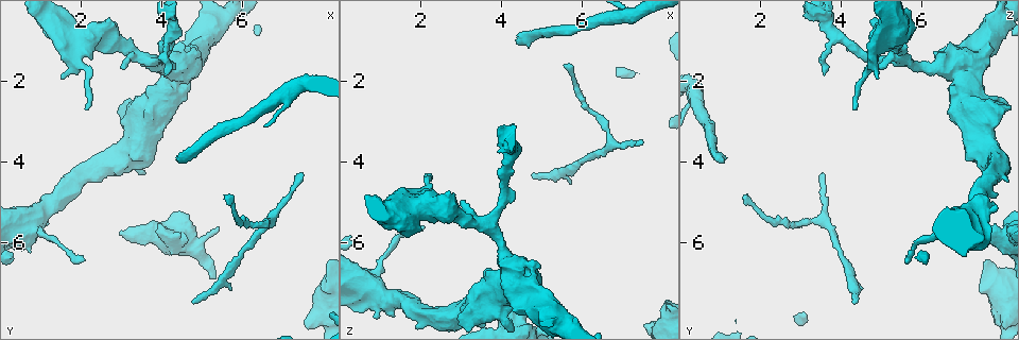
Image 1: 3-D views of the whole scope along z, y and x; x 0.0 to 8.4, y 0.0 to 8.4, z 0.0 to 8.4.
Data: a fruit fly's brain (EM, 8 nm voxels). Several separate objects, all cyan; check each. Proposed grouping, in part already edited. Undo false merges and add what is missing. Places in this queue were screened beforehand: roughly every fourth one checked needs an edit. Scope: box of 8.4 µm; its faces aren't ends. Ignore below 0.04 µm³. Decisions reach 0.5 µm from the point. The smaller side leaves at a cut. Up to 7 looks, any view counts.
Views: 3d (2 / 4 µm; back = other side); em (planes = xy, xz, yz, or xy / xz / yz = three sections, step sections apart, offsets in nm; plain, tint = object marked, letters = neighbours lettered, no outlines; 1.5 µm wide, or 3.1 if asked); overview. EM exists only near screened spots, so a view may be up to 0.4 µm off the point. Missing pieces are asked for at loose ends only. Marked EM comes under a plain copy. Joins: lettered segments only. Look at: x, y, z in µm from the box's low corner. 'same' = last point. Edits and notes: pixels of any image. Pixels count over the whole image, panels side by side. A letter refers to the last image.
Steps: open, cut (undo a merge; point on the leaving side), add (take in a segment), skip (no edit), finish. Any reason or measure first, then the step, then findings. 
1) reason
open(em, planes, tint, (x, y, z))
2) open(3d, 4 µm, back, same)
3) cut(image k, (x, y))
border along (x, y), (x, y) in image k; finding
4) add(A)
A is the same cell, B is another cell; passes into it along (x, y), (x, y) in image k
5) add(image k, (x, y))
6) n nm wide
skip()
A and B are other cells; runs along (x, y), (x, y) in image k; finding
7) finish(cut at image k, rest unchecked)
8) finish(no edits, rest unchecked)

branch point
open(em, yz, step 4, tint, (3.65, 1.50, 5.65))

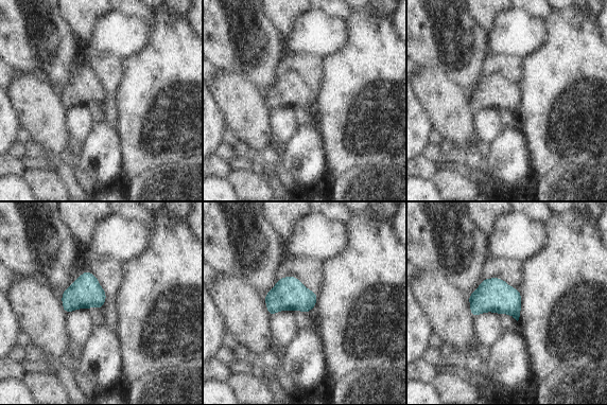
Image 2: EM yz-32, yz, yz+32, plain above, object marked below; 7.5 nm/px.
open(em, planes, letters, same)

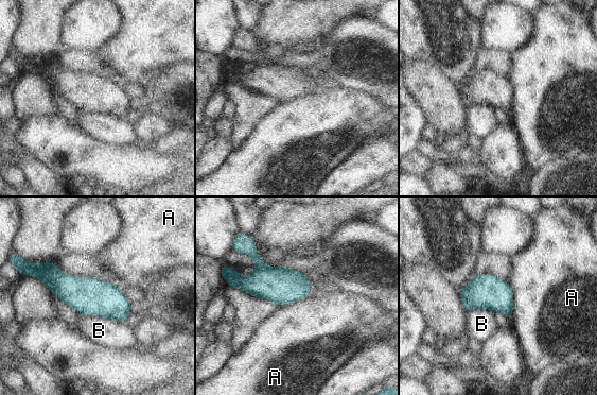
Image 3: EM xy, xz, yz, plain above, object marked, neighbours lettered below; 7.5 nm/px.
170 nm wide
skip()
A and B are other cells; border along (507, 281), (512, 291), (512, 318) in image 3; one cell here

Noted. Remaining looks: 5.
thin end
open(em, xz, step 4, letters, (2.20, 2.70, 4.35))

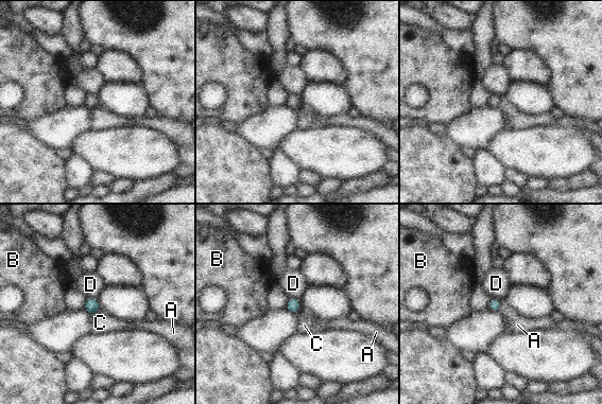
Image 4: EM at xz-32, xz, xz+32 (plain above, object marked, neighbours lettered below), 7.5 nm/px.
cut it another way
open(em, planes, letters, same)

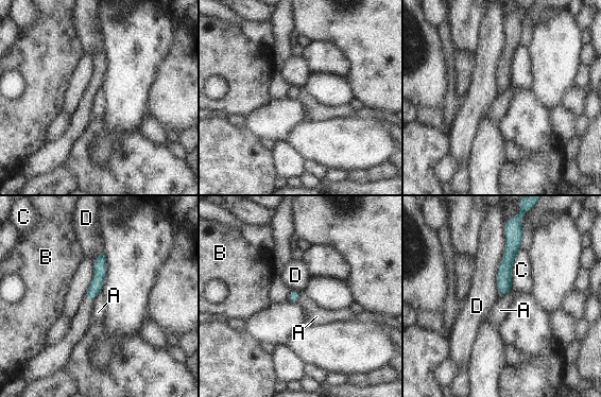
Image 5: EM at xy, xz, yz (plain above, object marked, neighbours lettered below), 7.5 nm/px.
90 nm wide
skip()
A, B, C and D are other cells; border along (512, 292), (499, 296) in image 5; no lettered segment goes on from it

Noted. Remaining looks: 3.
open(em, planes, letters, (4.75, 7.45, 4.25))

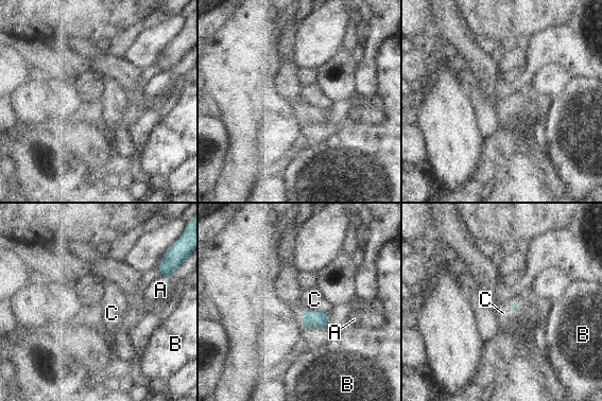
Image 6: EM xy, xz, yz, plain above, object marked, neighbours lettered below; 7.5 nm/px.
skip()
A, B and C are other cells; border along (307, 308), (313, 311), (329, 313) in image 6; no lettered segment goes on from it

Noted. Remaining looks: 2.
finish(no edits, rest unchecked)

